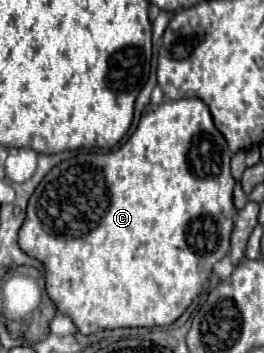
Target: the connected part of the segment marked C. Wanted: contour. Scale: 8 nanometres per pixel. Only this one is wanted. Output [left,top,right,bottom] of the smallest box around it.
[18,99,236,335]

